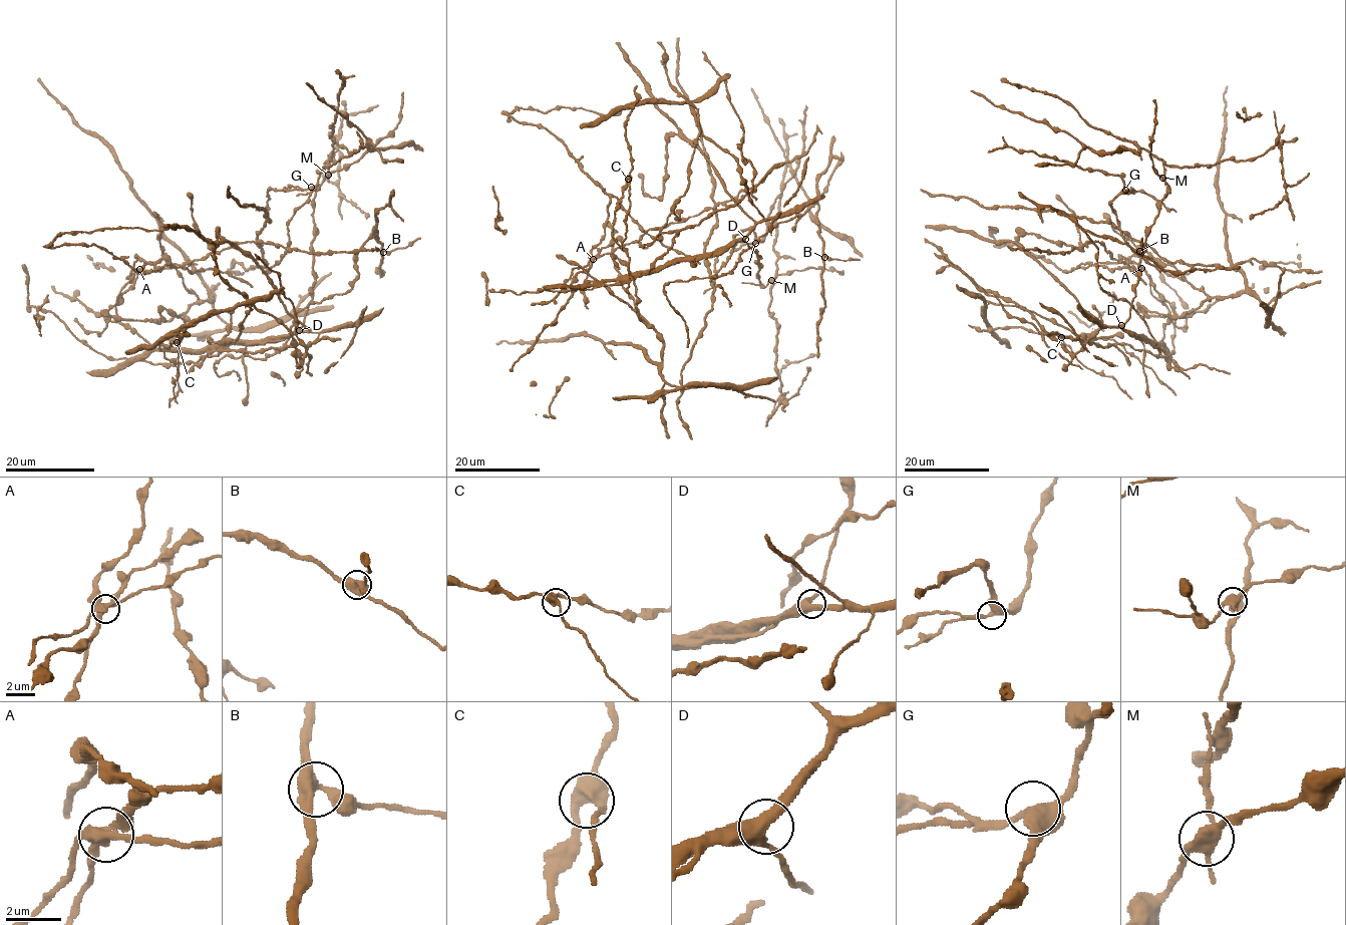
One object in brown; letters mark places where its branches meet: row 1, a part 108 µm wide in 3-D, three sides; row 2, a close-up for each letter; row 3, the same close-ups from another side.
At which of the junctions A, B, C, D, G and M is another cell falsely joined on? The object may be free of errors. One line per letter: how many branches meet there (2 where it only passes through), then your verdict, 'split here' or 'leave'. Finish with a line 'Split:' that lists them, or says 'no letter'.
A: 4 | leave
B: 3 | leave
C: 3 | leave
D: 3 | leave
G: 4 | leave
M: 4 | split here
Split: M

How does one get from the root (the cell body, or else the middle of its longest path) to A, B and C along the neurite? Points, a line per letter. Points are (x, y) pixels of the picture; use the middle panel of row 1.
A: (576, 289), (571, 289), (572, 279), (578, 272), (586, 271), (593, 260)
B: (576, 289), (591, 281), (712, 258), (737, 241), (751, 248), (777, 224), (816, 204), (824, 257)
C: (576, 289), (718, 255), (763, 219), (738, 162), (700, 133), (688, 103), (631, 107), (628, 179)

